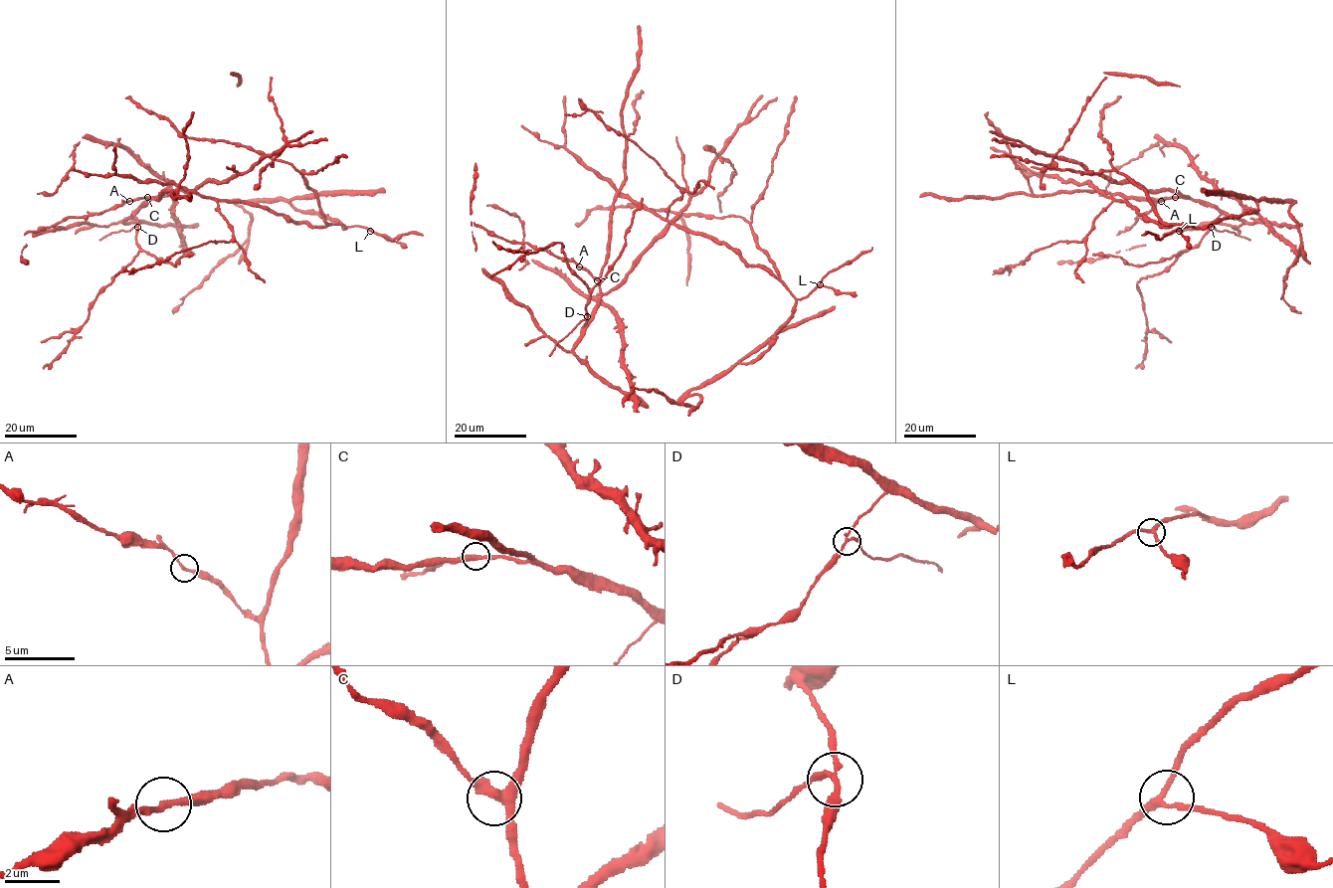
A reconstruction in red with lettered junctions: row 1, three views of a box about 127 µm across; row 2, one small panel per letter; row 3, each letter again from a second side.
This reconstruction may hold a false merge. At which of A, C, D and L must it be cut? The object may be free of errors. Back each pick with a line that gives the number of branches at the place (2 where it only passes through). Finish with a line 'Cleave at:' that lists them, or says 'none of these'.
D: branches 3
Cleave at: D

